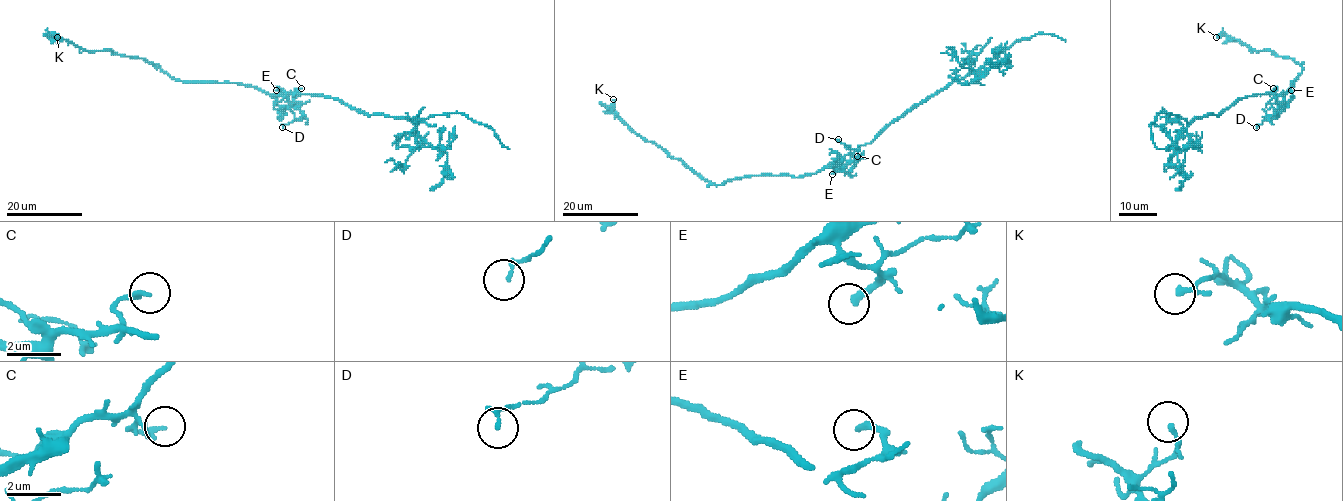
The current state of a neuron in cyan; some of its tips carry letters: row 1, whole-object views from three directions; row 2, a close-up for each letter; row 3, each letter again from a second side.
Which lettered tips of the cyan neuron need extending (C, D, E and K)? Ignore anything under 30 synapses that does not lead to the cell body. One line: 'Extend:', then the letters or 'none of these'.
Extend: none of these

